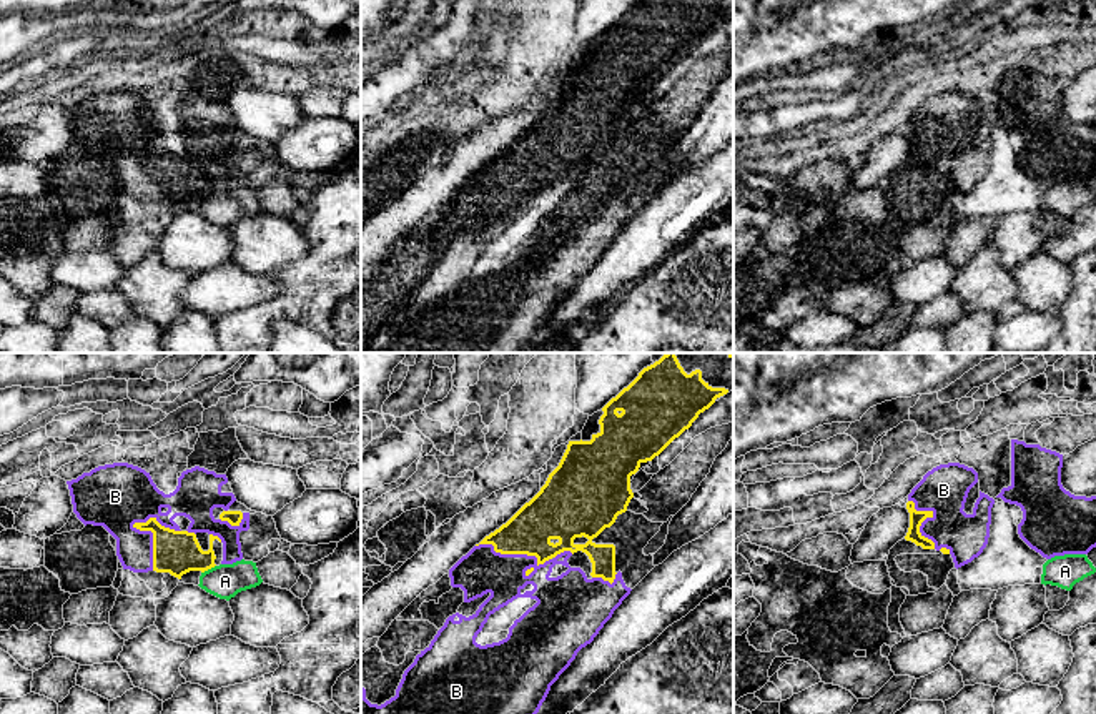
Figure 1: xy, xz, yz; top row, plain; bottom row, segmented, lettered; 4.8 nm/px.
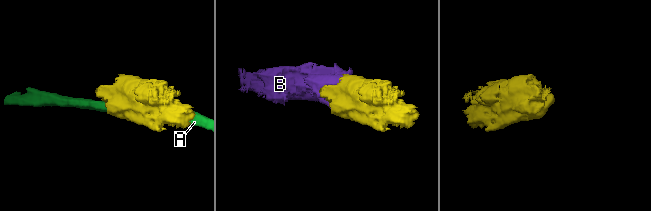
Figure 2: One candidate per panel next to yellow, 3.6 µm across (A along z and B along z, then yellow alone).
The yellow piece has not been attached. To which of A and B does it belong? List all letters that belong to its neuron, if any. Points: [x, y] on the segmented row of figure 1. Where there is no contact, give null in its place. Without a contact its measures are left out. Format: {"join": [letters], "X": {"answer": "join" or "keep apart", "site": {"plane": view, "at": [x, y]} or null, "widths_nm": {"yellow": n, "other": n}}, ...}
{"join": ["B"], "A": {"answer": "keep apart", "site": {"plane": "xy", "at": [208, 568]}, "widths_nm": {"yellow": 200, "other": 170}}, "B": {"answer": "join", "site": {"plane": "xy", "at": [153, 535]}, "widths_nm": {"yellow": 200, "other": 300}}}

